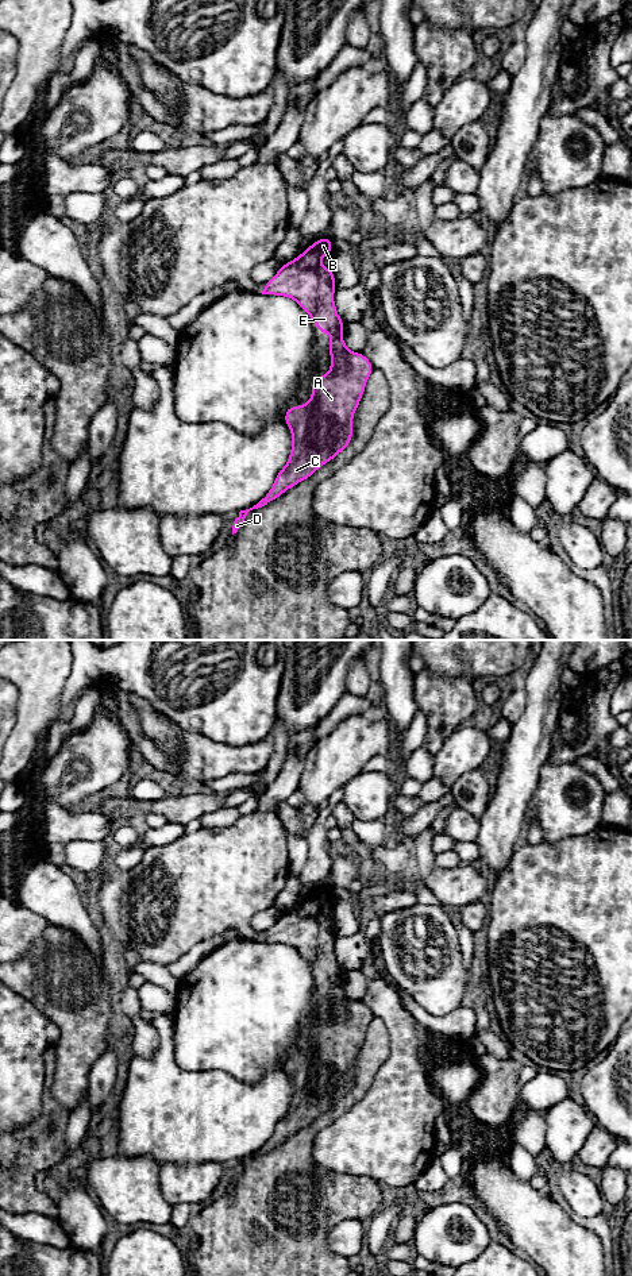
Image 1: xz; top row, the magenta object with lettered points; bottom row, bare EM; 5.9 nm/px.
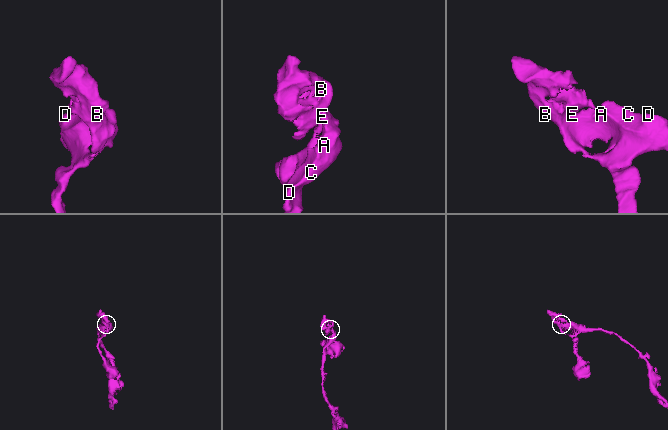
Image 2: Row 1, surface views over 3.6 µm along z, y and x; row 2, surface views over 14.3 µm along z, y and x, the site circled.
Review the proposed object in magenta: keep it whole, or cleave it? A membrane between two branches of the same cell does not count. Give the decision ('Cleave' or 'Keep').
Keep

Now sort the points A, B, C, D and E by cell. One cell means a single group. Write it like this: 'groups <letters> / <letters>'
groups A B C D E

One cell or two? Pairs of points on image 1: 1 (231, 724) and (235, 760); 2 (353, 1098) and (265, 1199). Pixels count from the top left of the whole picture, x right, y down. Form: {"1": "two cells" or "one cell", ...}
{"1": "two cells", "2": "one cell"}

